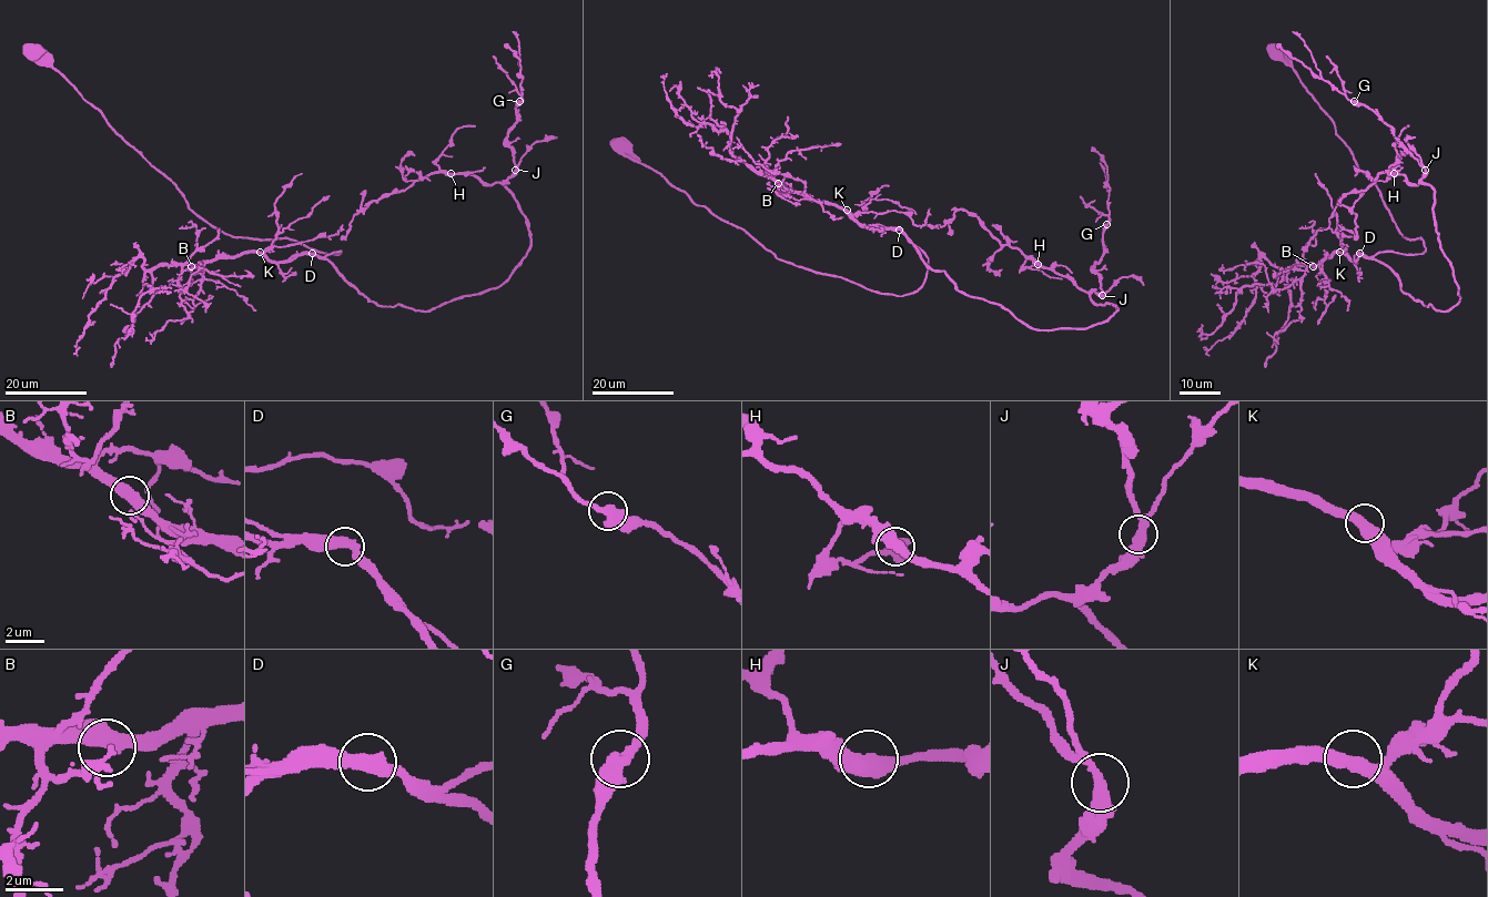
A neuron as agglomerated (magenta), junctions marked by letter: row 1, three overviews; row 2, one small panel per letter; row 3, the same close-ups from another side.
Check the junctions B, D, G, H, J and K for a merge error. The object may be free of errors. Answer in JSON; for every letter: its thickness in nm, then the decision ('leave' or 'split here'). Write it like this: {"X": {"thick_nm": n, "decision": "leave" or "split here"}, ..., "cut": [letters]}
{"B": {"thick_nm": 550, "decision": "leave"}, "D": {"thick_nm": 480, "decision": "leave"}, "G": {"thick_nm": 500, "decision": "leave"}, "H": {"thick_nm": 500, "decision": "leave"}, "J": {"thick_nm": 440, "decision": "leave"}, "K": {"thick_nm": 460, "decision": "leave"}, "cut": []}

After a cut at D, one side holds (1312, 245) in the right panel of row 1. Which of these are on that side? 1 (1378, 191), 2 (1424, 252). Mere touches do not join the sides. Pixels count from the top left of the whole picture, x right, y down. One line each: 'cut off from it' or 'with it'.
1: cut off from it
2: cut off from it

